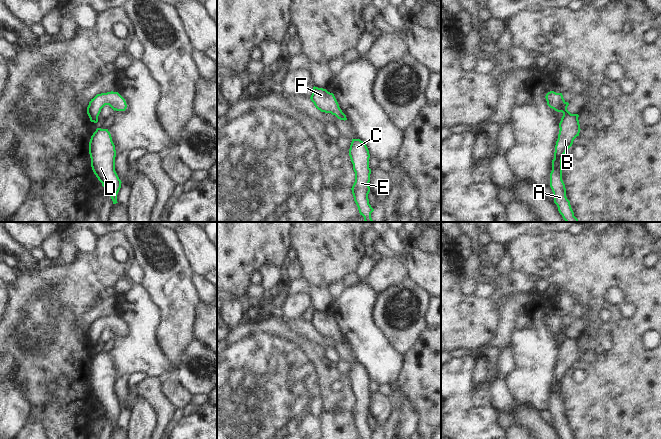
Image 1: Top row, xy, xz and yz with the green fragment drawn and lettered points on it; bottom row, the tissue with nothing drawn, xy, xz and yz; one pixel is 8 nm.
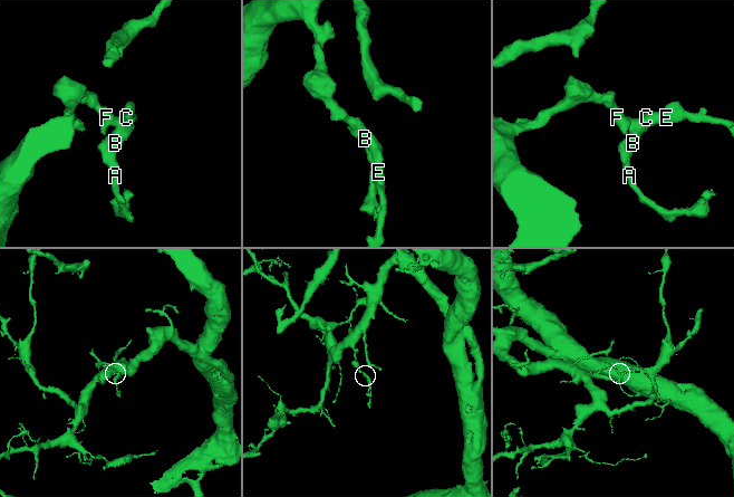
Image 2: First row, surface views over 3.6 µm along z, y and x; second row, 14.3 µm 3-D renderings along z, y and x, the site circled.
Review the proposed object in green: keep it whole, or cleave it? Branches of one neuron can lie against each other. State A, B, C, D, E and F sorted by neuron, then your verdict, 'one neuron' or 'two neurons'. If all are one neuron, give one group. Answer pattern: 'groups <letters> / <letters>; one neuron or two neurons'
groups A B C D E F; one neuron

